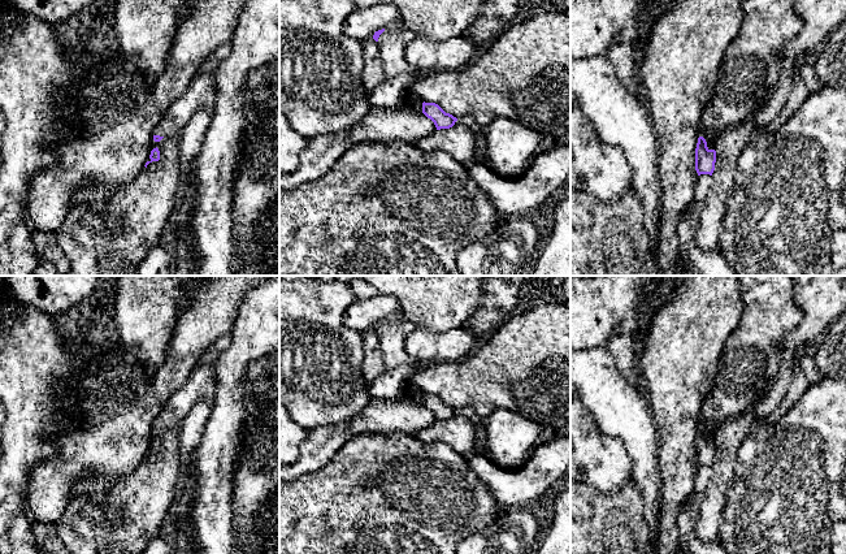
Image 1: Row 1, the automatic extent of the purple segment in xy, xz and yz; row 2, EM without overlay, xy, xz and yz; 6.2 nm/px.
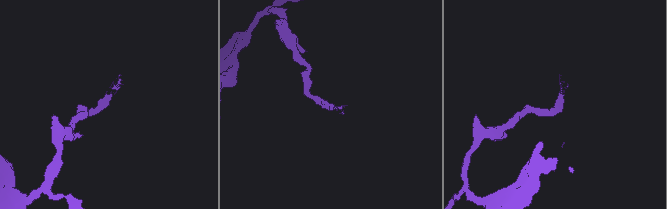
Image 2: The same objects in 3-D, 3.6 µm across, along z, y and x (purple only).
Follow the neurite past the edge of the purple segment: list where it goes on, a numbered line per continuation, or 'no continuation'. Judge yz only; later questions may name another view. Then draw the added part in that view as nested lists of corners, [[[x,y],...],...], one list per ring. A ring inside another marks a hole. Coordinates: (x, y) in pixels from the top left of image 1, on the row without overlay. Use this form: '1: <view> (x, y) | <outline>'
no continuation

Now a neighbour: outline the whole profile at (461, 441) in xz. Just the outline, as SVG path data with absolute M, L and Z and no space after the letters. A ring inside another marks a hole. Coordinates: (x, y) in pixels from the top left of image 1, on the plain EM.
M456 412L450 420L441 420L429 428L417 432L416 437L425 443L447 443L459 454L470 456L476 438L474 424Z

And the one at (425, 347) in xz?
M464 328L444 333L413 329L405 338L405 352L420 365L456 363L467 358L477 338Z

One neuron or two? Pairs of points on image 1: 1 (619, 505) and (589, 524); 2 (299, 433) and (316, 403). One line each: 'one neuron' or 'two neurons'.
1: one neuron
2: two neurons

